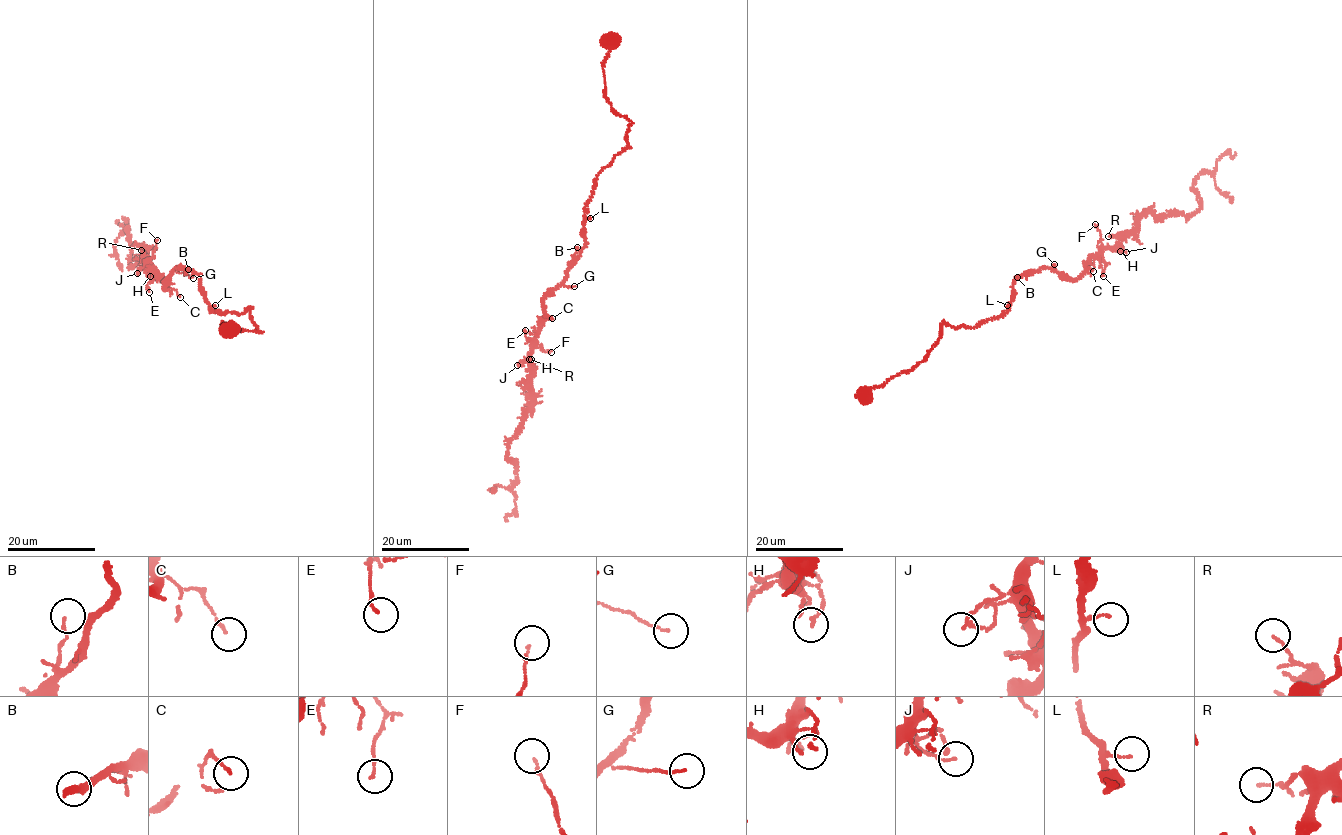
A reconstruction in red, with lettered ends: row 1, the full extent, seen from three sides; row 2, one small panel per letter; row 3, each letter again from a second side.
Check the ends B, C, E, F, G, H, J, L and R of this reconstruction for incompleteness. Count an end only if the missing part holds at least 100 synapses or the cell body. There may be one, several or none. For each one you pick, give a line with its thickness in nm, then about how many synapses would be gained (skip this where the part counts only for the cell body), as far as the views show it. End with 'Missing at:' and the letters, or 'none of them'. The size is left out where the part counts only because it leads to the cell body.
Missing at: none of them

